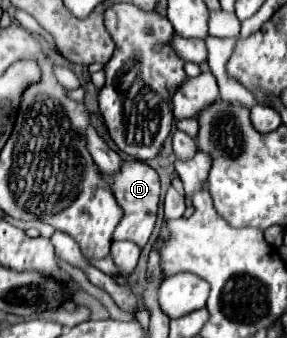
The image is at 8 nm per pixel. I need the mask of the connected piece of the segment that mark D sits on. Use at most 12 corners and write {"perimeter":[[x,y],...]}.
{"perimeter":[[146,162],[104,176],[124,216],[114,240],[148,242],[161,185]]}

